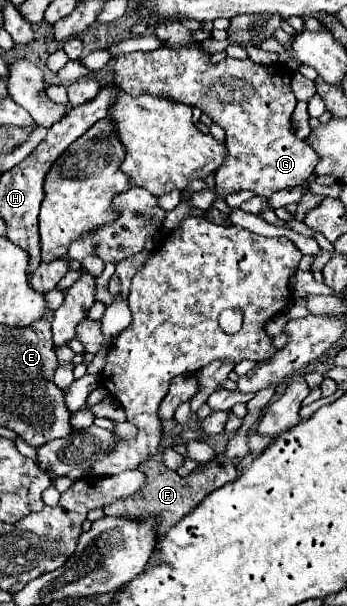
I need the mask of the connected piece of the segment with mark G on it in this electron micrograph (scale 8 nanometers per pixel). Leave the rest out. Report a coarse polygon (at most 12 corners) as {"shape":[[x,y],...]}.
{"shape":[[201,43],[113,59],[129,95],[199,107],[227,133],[217,195],[299,187],[287,65]]}

